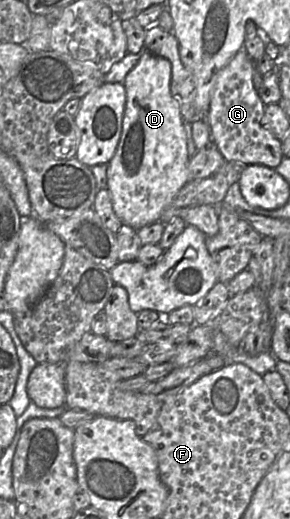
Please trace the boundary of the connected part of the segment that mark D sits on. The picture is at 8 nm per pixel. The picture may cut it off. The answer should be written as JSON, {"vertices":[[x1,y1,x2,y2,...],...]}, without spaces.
{"vertices":[[146,51,124,80,126,106,120,140,107,167,107,189,116,216,124,225,135,230,158,222,162,211,188,183,190,157,179,102,170,90,171,71,172,66,168,59]]}

